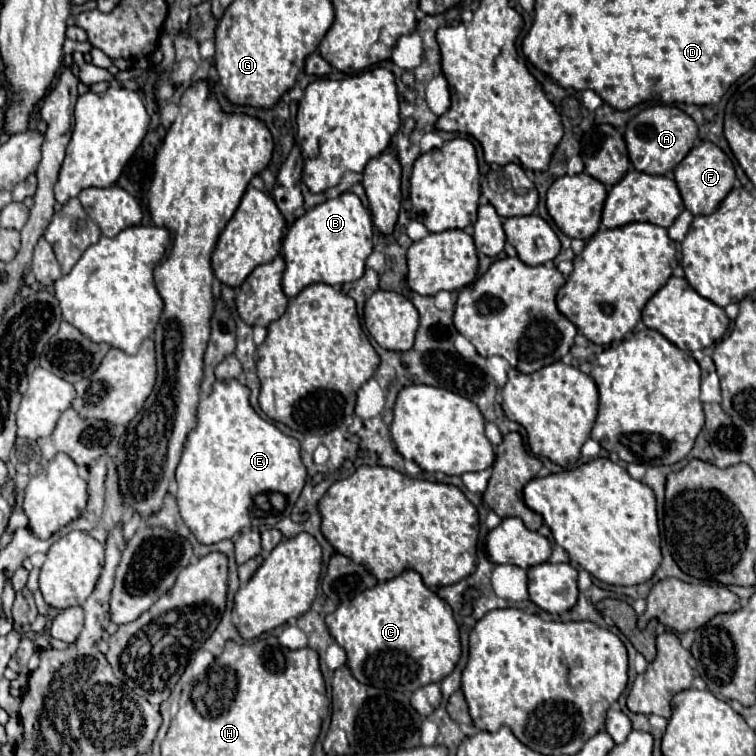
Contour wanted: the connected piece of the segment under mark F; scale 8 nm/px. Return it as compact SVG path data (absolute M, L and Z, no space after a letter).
M702 141L674 169L674 179L676 179L676 185L680 189L686 209L692 215L710 215L718 209L720 201L730 193L736 173L734 173L734 163L718 145L714 145L710 141Z

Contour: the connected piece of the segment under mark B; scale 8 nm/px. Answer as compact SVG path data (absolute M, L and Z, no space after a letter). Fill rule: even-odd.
M352 191L328 199L306 211L288 229L286 241L282 245L286 261L286 271L282 279L284 293L288 297L294 297L312 283L344 285L360 279L366 269L366 259L372 253L372 235L374 225L370 211Z

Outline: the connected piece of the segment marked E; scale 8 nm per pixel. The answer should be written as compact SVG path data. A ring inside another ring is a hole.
M238 379L216 381L212 393L198 403L196 419L196 427L188 433L176 467L176 501L180 515L194 537L204 545L212 545L222 539L232 539L240 529L252 527L256 521L258 525L274 527L282 517L288 517L306 481L298 439L284 435L276 425L264 421L250 407L250 389Z

